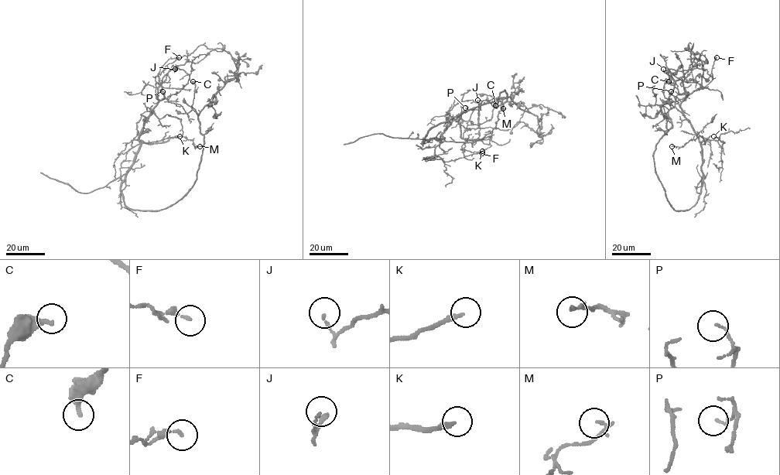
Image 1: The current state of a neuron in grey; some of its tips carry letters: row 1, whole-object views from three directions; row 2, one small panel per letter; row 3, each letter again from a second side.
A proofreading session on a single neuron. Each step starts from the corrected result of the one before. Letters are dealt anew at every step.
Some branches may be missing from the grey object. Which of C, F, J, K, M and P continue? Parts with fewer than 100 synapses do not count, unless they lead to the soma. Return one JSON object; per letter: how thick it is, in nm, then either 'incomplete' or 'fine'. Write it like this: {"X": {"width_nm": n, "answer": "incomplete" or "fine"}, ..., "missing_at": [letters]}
{"C": {"width_nm": 280, "answer": "fine"}, "F": {"width_nm": 180, "answer": "fine"}, "J": {"width_nm": 120, "answer": "fine"}, "K": {"width_nm": 200, "answer": "fine"}, "M": {"width_nm": 170, "answer": "fine"}, "P": {"width_nm": 90, "answer": "fine"}, "missing_at": []}

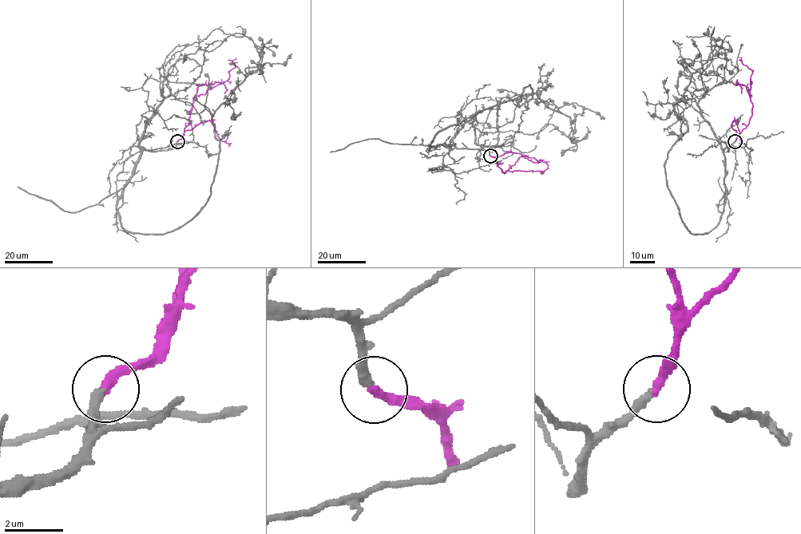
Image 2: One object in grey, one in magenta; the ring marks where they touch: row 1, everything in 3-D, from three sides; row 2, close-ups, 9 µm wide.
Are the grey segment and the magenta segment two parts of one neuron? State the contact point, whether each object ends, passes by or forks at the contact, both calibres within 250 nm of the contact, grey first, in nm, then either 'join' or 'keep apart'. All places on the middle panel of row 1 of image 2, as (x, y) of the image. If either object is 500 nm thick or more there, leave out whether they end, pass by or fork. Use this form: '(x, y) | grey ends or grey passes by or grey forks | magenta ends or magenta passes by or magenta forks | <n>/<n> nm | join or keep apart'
(490, 156) | grey ends | magenta ends | 300/320 nm | join

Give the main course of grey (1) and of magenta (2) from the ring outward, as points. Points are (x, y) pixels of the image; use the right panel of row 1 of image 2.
1: (735, 141), (719, 223), (692, 234), (664, 162), (687, 128), (673, 104), (715, 43), (703, 33), (718, 40)
2: (735, 141), (749, 123), (751, 115), (750, 89), (752, 71), (742, 62), (741, 57)

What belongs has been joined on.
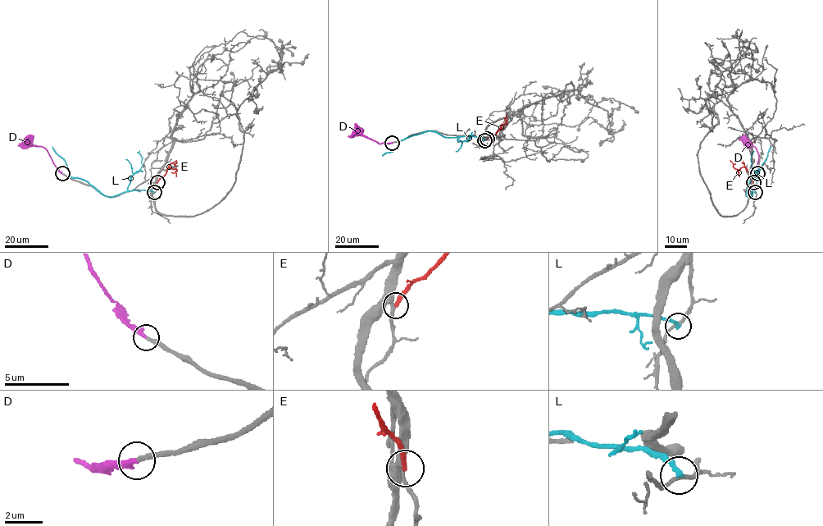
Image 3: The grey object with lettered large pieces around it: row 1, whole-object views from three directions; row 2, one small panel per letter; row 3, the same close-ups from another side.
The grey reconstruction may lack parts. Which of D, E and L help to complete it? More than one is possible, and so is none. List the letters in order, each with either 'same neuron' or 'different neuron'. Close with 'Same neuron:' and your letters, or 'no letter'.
D: same neuron
E: different neuron
L: different neuron
Same neuron: D

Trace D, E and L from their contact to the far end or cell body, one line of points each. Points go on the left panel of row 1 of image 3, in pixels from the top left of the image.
D: (62, 173), (45, 148), (29, 143), (17, 146)
E: (157, 182), (169, 167), (175, 169), (176, 160)
L: (154, 192), (140, 190), (125, 191), (111, 197), (102, 194), (86, 181), (72, 177), (65, 162), (52, 146)

